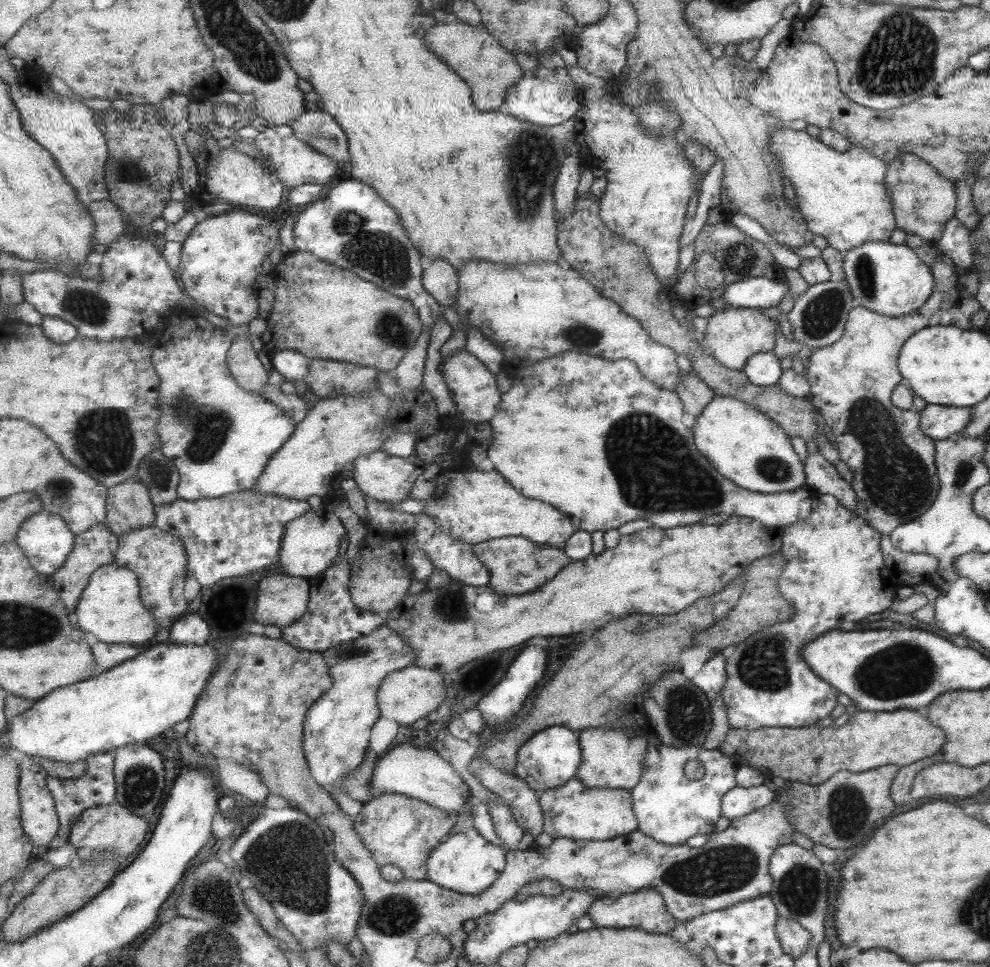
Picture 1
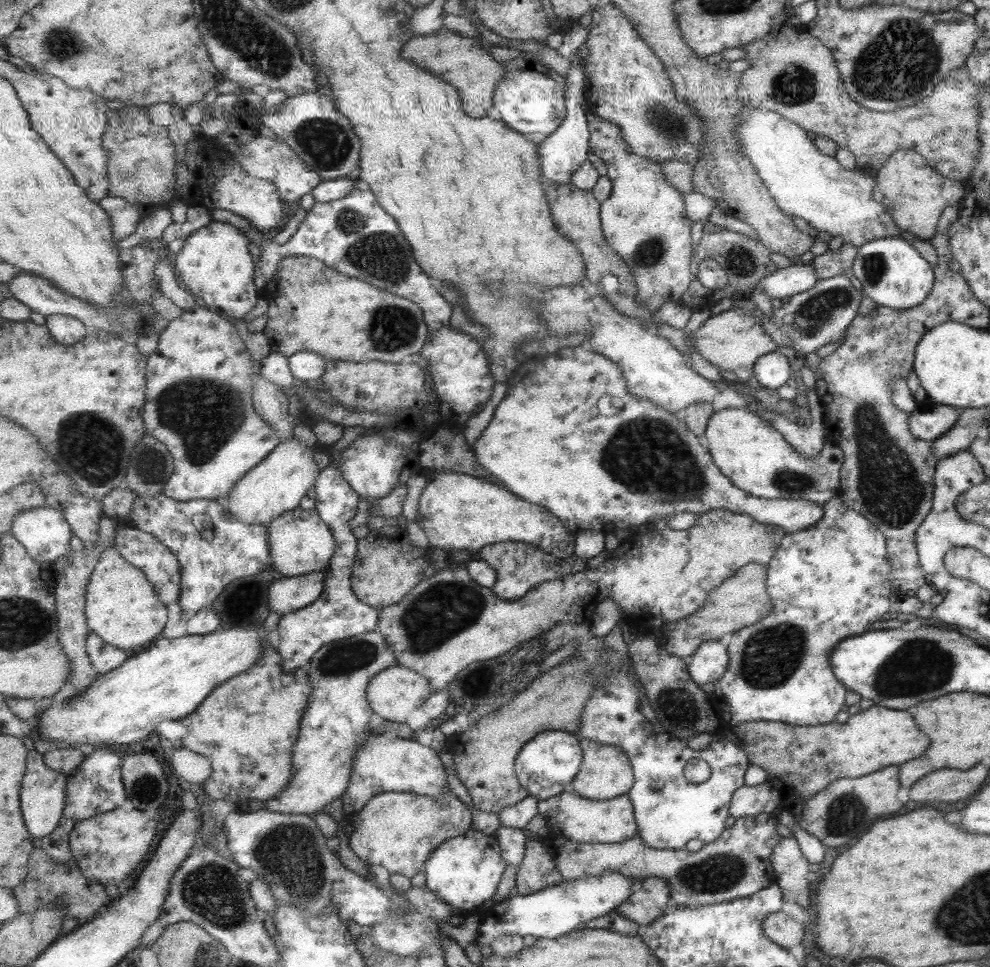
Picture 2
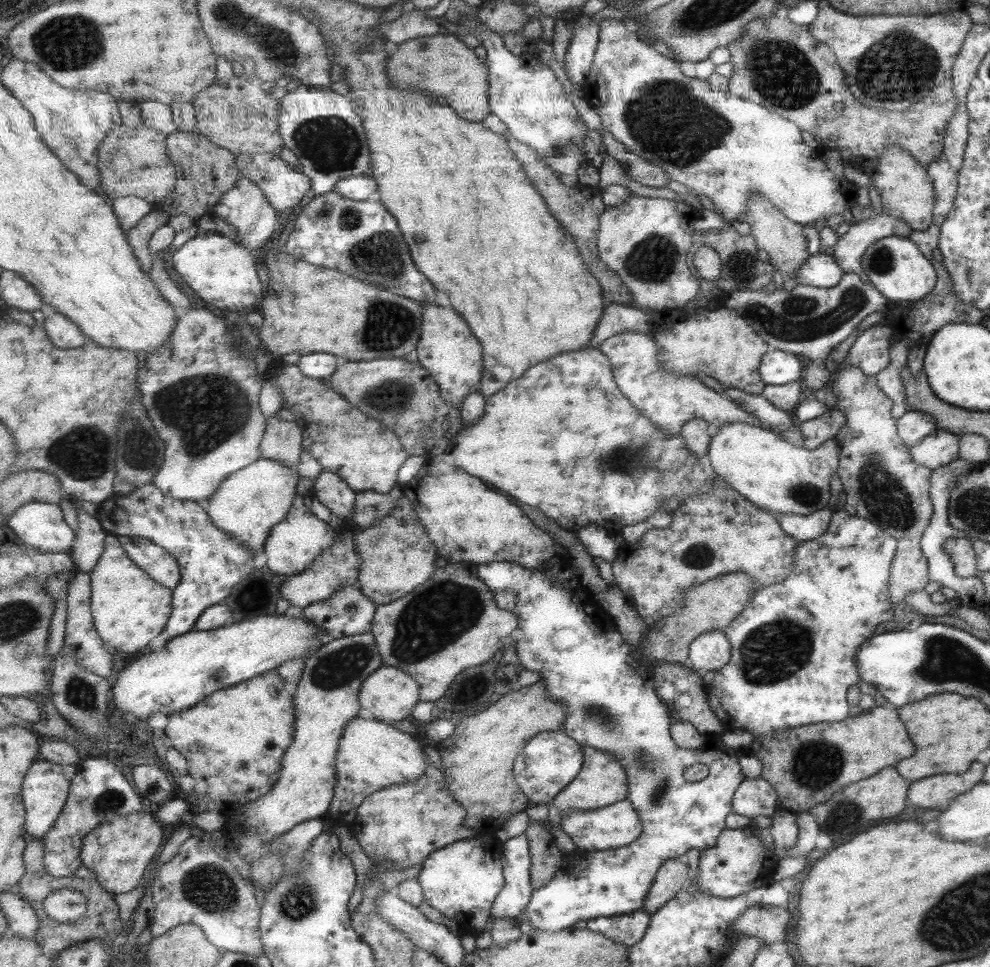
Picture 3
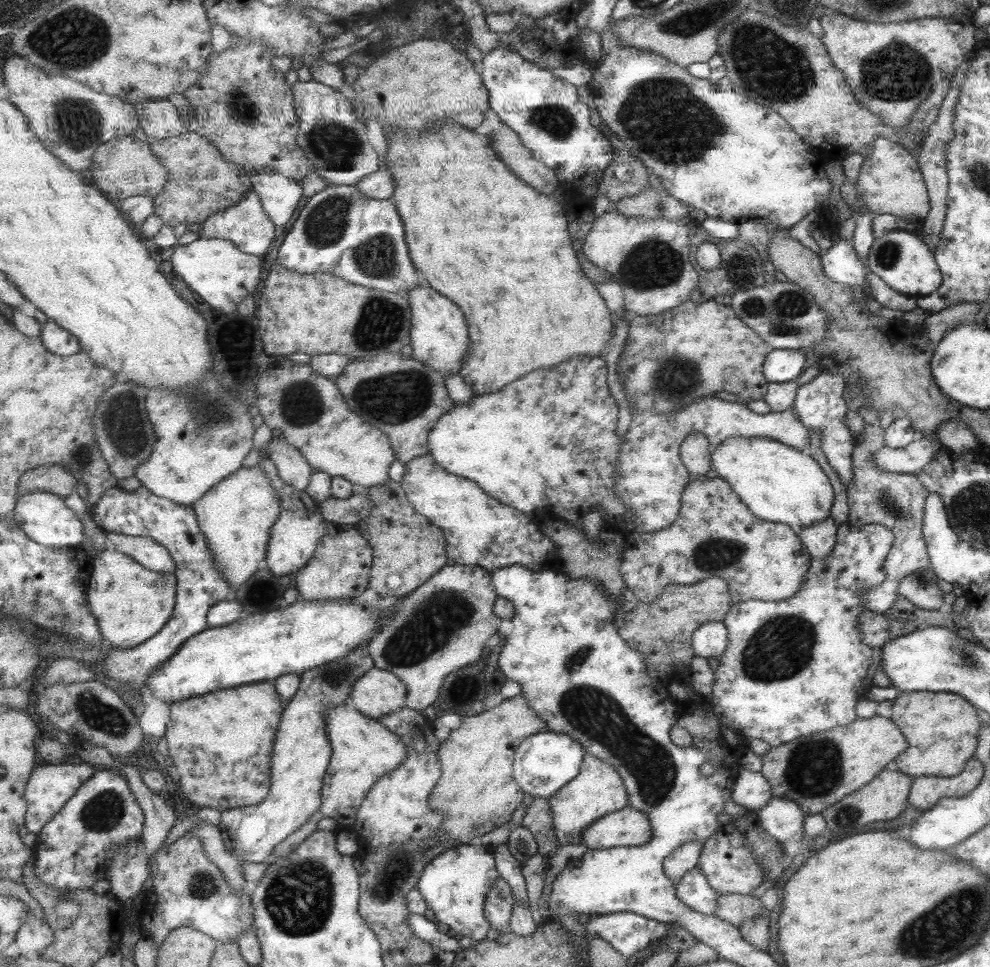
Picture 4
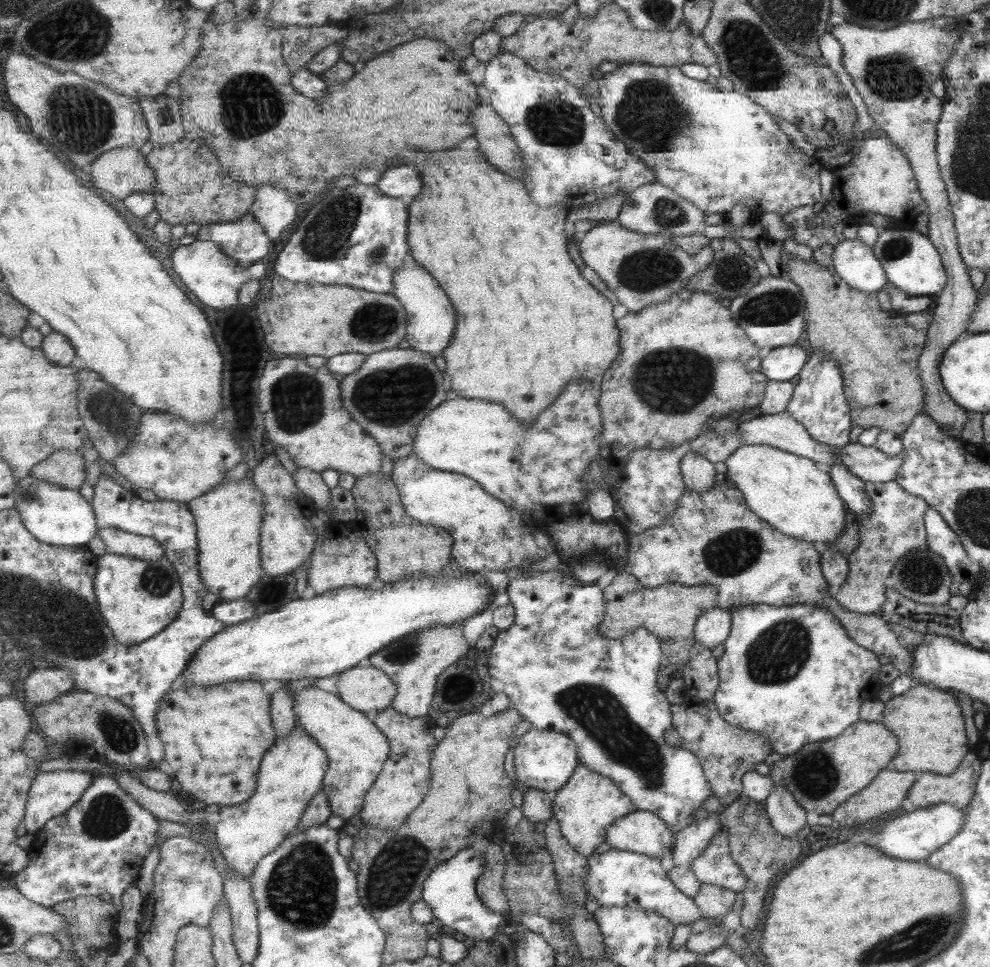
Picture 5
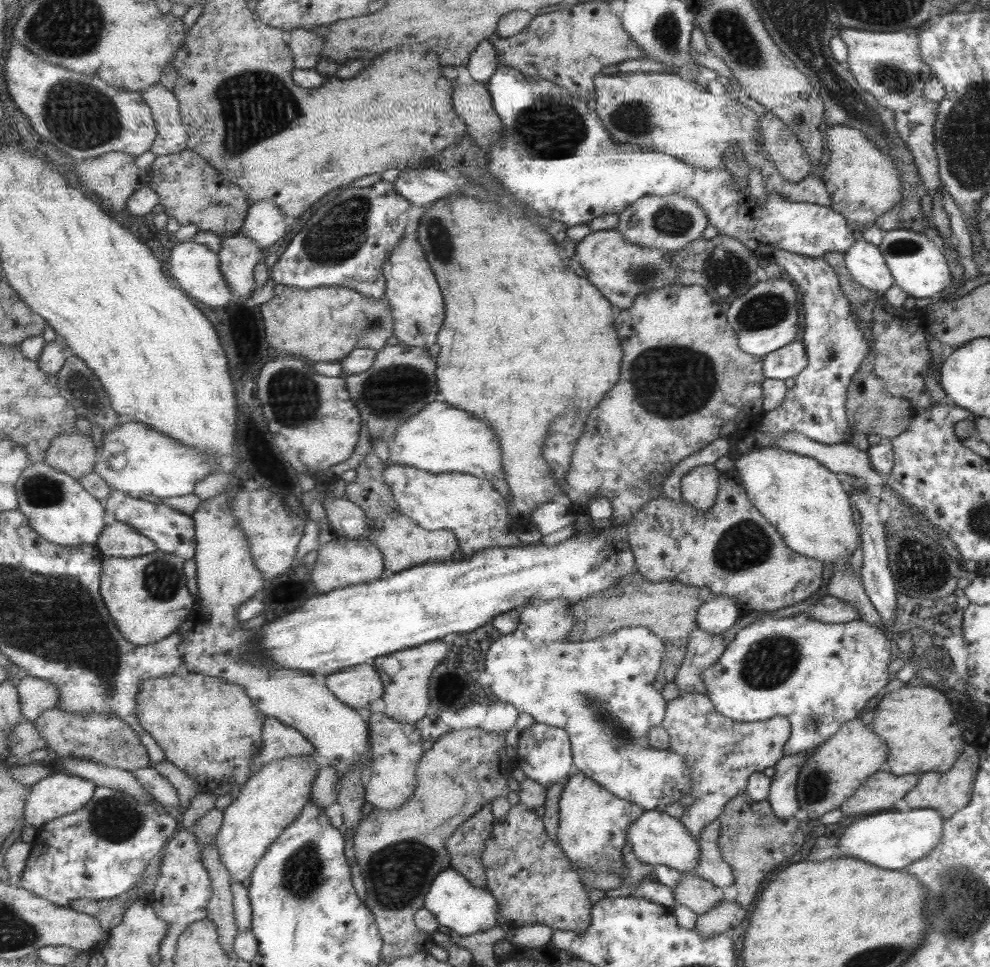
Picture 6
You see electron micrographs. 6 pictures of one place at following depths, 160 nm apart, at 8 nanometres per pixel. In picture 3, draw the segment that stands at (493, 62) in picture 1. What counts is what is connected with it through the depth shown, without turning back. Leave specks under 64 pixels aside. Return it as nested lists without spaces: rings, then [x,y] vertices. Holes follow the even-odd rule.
[[[436,35],[409,40],[399,46],[399,50],[389,54],[389,74],[393,86],[397,88],[417,88],[427,90],[459,110],[459,116],[471,122],[484,122],[492,113],[490,103],[490,68],[481,62],[477,54],[455,35]]]

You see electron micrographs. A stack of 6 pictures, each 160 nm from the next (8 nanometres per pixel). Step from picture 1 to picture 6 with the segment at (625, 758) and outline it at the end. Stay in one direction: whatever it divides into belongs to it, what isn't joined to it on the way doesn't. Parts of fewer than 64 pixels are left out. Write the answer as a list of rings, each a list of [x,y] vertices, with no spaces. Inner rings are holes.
[[[576,773],[566,782],[560,800],[559,840],[565,855],[581,871],[599,871],[626,876],[627,856],[621,854],[627,844],[627,831],[646,811],[641,805],[623,800],[588,778]]]

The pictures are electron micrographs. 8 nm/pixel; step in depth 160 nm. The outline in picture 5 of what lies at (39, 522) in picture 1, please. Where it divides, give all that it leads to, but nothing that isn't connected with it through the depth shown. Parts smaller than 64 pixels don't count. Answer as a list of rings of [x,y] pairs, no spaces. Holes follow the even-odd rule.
[[[30,474],[18,481],[16,498],[15,508],[22,514],[23,525],[41,542],[53,546],[86,547],[93,540],[93,536],[99,534],[95,510],[88,499],[77,490],[35,478]]]

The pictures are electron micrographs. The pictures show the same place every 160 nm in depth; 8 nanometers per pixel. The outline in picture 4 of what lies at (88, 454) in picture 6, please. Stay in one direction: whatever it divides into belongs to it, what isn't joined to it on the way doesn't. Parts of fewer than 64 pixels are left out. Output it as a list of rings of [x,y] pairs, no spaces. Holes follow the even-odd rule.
[[[60,464],[41,466],[27,471],[21,477],[19,491],[21,493],[47,491],[63,498],[75,492],[78,479]]]

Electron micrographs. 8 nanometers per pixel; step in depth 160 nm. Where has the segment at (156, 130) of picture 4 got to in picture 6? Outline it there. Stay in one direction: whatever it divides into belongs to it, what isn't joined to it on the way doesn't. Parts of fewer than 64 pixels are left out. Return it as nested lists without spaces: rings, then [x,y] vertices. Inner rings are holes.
[[[161,83],[148,88],[142,97],[149,103],[158,123],[158,137],[152,151],[157,156],[183,152],[191,141],[189,130],[182,121],[180,100],[174,91]]]

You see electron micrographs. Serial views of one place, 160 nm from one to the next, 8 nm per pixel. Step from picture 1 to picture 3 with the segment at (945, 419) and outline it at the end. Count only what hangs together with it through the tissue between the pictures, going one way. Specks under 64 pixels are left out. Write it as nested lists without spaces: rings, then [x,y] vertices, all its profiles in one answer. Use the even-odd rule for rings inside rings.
[[[914,410],[905,411],[905,414],[897,420],[899,438],[911,447],[933,434],[937,429],[936,423],[930,414]]]

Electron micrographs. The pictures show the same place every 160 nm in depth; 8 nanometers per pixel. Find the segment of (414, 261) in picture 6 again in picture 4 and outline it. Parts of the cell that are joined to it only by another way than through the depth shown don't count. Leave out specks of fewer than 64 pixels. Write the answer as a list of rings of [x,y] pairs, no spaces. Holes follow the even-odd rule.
[[[418,286],[404,294],[413,310],[412,356],[445,377],[461,373],[464,360],[468,357],[471,339],[466,314],[458,304],[451,302],[433,287]]]

